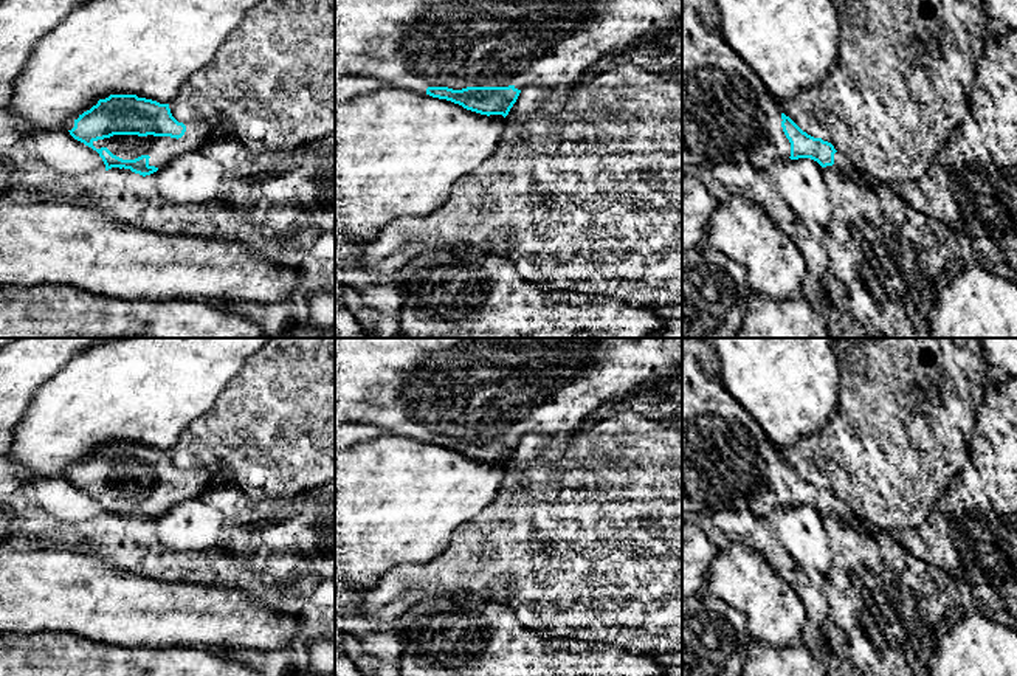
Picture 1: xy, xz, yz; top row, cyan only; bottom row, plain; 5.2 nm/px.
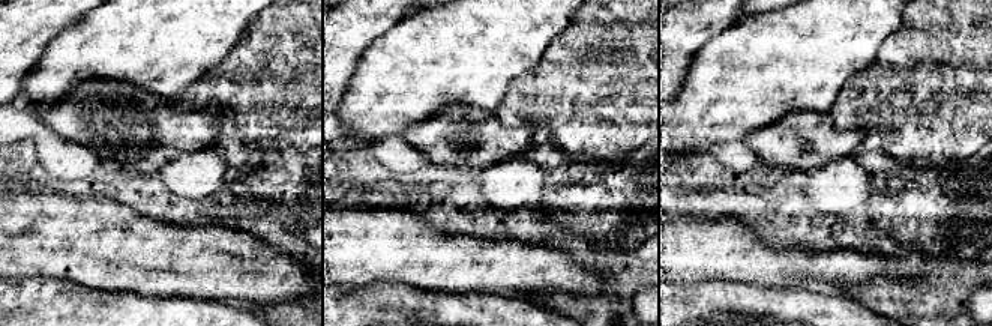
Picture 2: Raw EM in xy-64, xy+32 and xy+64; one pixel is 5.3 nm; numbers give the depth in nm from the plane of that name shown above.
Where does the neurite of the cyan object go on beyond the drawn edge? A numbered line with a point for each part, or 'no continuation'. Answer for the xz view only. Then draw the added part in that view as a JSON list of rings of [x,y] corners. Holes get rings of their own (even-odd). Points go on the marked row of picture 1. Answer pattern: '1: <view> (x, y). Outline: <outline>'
1: xz (413, 44). Outline: [[[335,0],[335,67],[344,67],[383,81],[389,87],[402,87],[417,93],[428,87],[527,87],[555,88],[575,85],[600,57],[626,51],[645,36],[673,33],[682,23],[682,0]]]

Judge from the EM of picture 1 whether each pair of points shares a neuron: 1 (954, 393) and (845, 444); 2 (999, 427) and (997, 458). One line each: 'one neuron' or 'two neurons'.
1: one neuron
2: one neuron

